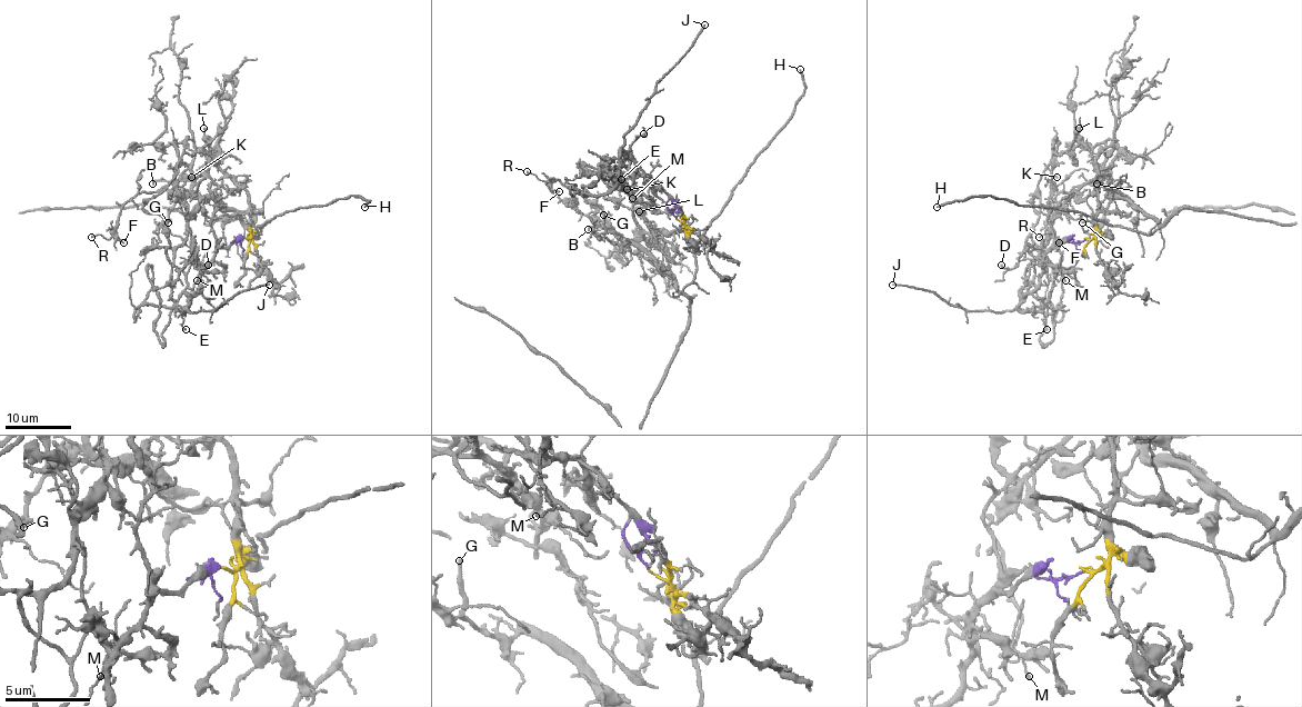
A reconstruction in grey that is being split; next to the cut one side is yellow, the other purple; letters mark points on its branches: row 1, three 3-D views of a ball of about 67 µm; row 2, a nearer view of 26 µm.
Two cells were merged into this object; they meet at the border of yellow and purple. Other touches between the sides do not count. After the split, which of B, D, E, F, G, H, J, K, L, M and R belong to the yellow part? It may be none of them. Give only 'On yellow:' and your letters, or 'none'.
On yellow: B, F, G, H, K, L, R

